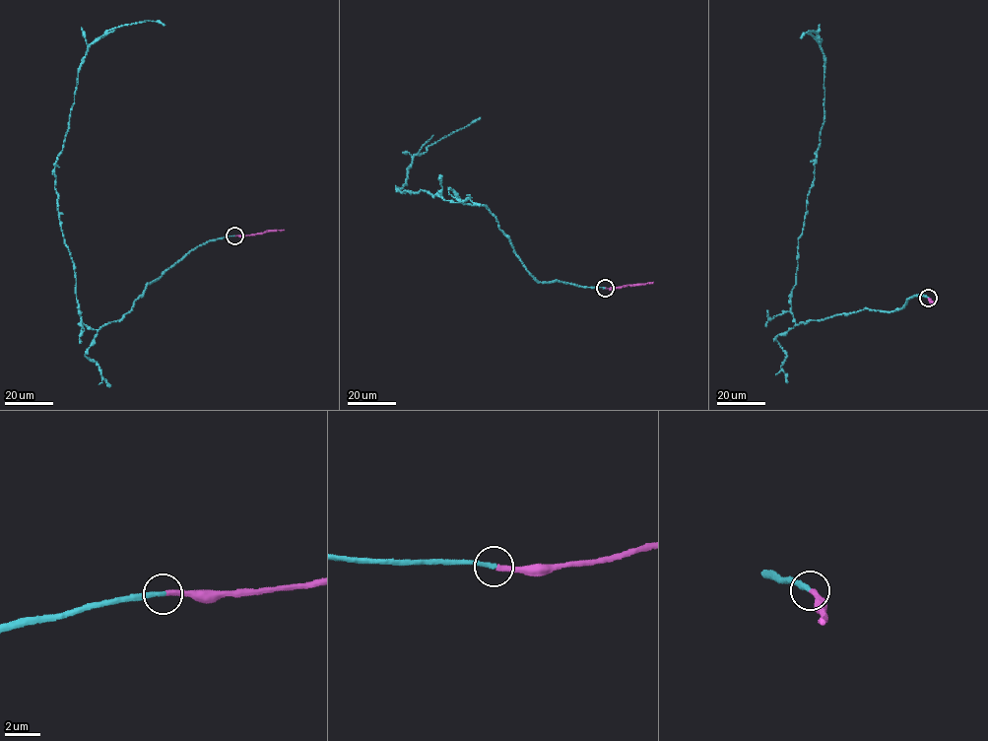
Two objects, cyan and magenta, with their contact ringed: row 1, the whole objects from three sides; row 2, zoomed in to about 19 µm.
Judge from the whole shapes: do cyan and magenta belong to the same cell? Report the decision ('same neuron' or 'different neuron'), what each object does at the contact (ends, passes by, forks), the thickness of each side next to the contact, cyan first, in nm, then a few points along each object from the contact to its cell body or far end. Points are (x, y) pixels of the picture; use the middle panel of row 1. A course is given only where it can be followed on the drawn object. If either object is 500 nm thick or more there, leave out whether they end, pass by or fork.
same neuron; cyan ends there; magenta ends there; 280 nm thick on the cyan side, 320 nm on the other; cyan runs (605, 288), (539, 282), (485, 206), (450, 202), (422, 189), (397, 190), (406, 185), (413, 156), (481, 118); magenta runs (605, 288), (652, 282)

